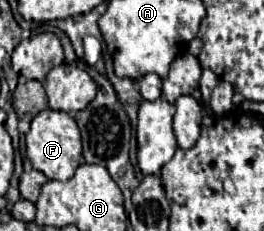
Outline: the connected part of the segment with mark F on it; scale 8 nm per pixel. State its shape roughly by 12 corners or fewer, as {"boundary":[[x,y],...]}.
{"boundary":[[41,111],[27,157],[49,179],[67,181],[83,163],[75,119]]}

